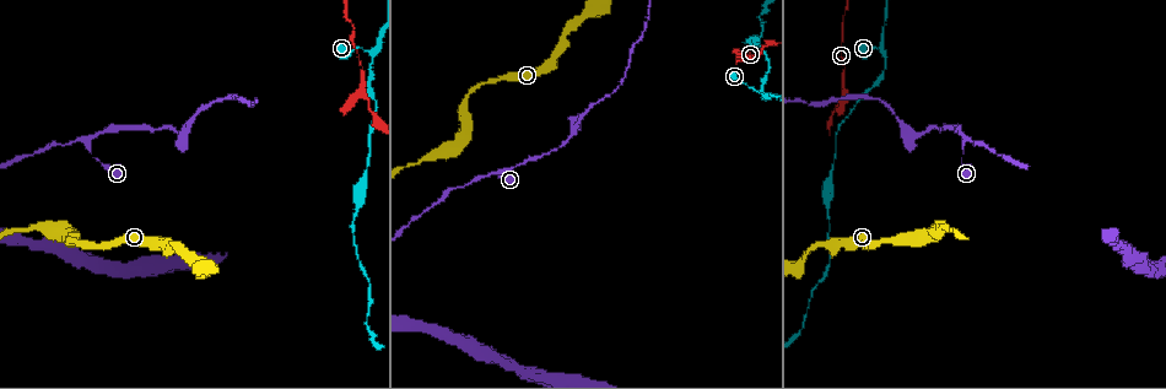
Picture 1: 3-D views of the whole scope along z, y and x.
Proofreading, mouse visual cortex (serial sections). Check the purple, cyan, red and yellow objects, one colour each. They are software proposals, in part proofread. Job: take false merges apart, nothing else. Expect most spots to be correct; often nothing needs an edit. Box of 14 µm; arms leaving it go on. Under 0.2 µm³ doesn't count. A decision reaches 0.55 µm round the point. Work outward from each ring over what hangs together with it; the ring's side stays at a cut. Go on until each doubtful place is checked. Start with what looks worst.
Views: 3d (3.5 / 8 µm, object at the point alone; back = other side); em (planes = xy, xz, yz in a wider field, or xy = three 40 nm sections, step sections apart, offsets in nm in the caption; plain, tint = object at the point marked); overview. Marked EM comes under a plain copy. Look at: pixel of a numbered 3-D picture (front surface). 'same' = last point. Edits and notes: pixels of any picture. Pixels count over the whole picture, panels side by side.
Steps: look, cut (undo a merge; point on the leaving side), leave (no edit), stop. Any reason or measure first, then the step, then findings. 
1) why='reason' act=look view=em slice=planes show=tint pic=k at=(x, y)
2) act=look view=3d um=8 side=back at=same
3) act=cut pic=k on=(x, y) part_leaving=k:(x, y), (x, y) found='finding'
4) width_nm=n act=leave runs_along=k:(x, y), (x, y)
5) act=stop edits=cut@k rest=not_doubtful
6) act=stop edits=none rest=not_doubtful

act=look view=3d um=3.5 pic=1 at=(766, 95)

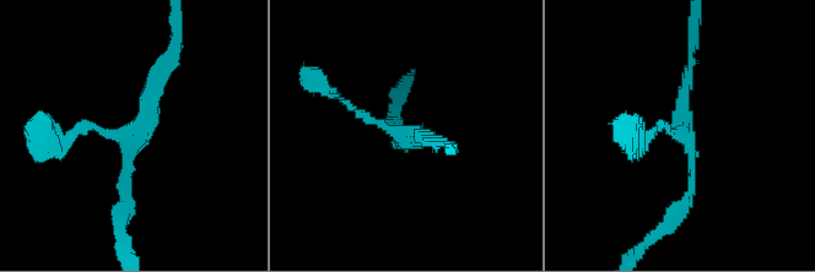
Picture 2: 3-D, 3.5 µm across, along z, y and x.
why='shape alone is not enough' act=look view=em slice=xy step=1 show=tint pic=2 at=(683, 137)

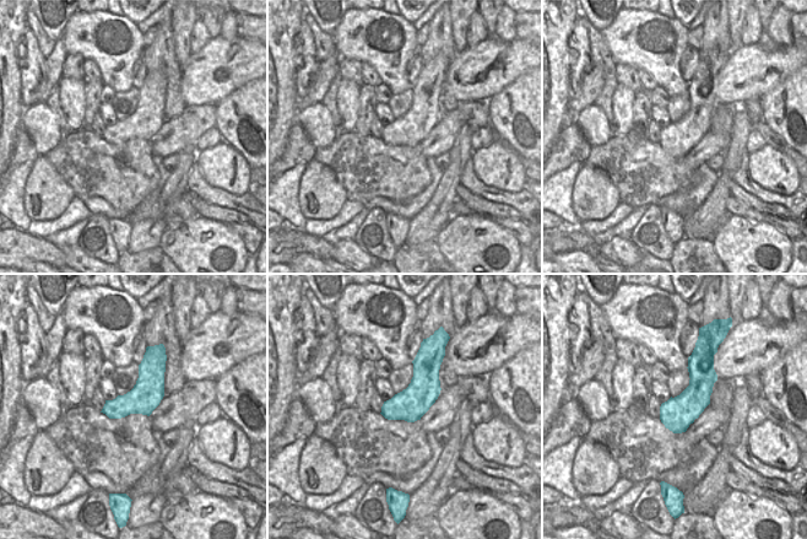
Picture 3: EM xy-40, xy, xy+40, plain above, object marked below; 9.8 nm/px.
why='cut it another way' act=look view=em slice=xy step=2 show=tint at=same

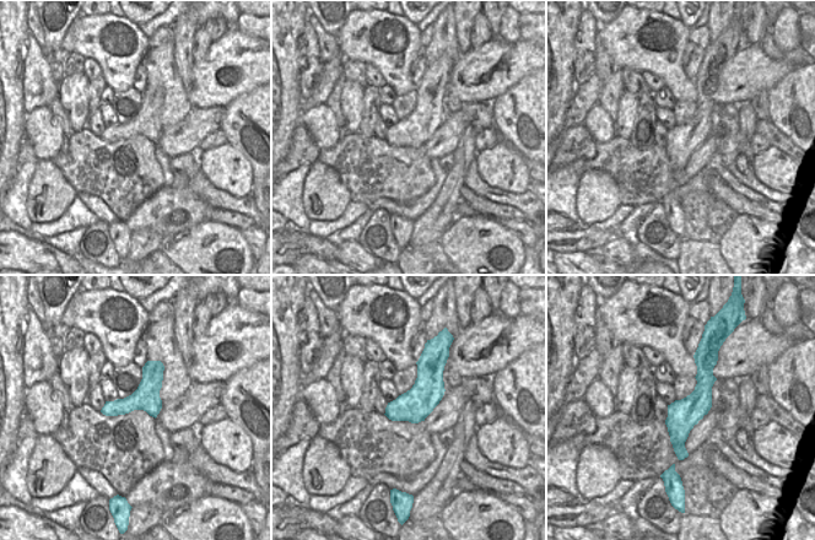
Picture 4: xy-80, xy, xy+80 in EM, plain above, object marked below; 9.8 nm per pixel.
width_nm=320 act=leave runs_along=4:(699, 362), (680, 455) found='all the same cell'

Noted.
why='sharp bend' act=look view=3d um=3.5 pic=1 at=(89, 143)

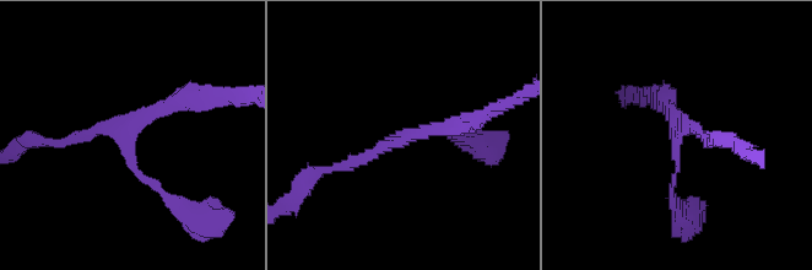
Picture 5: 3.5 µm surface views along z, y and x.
why='shape alone is not enough' act=look view=em slice=xy step=2 show=tint pic=5 at=(128, 141)

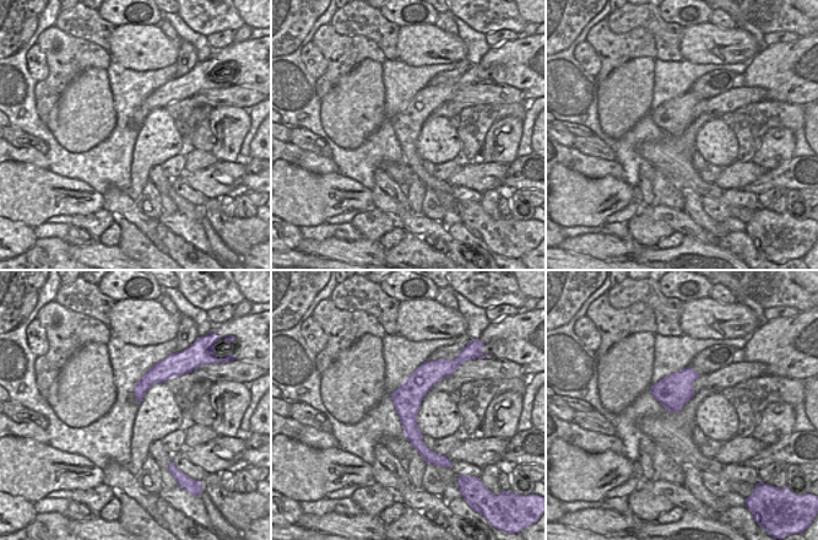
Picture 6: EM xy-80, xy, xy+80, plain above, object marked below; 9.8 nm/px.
width_nm=280 act=leave runs_along=5:(672, 204), (676, 120), (660, 97) found='all the same cell'

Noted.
why='abrupt turn' act=look view=3d um=8 pic=1 at=(575, 119)

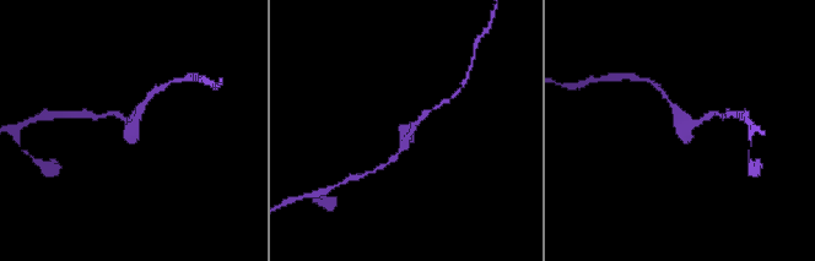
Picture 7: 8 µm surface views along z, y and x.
why='need the tissue' act=look view=em slice=xy step=3 show=tint pic=7 at=(680, 123)

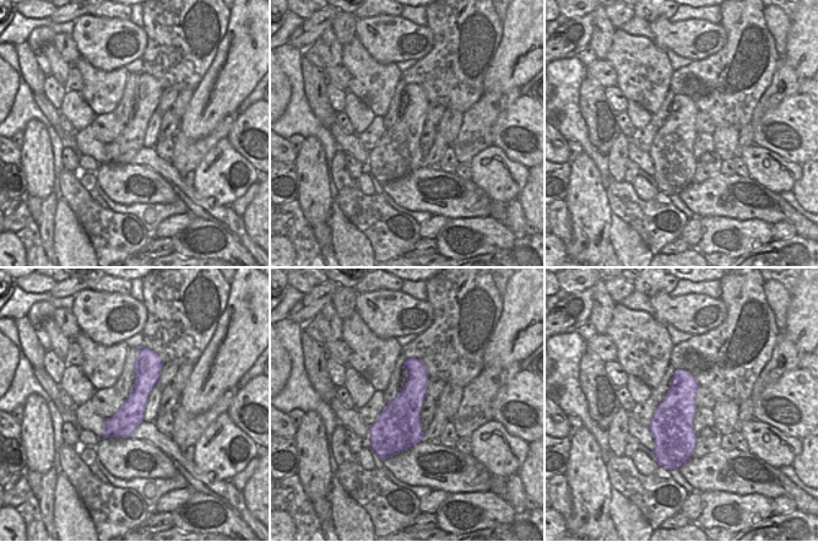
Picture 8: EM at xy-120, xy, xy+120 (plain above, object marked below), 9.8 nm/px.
act=leave runs_along=7:(392, 161), (425, 114) found='one cell here'

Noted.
act=stop edits=none rest=not_doubtful

